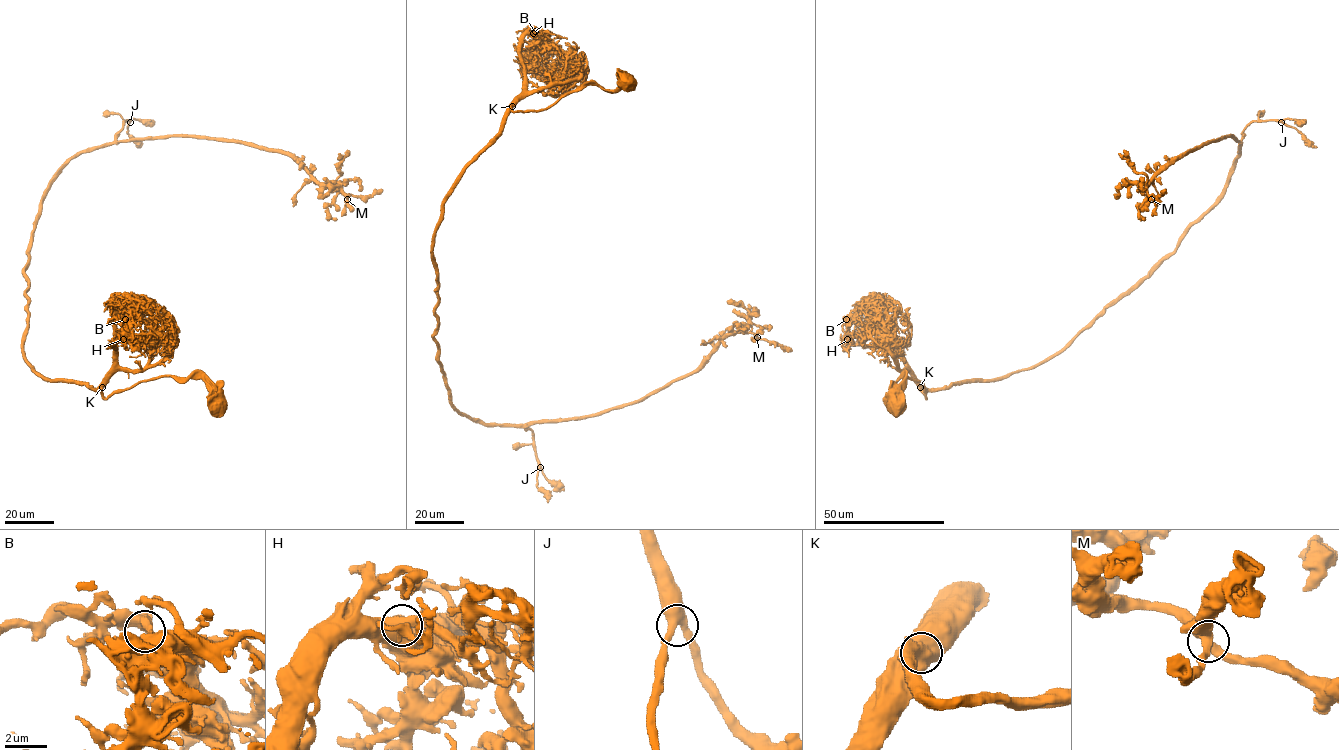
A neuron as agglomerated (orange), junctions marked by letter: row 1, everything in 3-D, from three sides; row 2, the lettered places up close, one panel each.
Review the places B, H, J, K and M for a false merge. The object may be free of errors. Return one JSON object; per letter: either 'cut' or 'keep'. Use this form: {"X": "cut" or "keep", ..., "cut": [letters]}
{"B": "keep", "H": "keep", "J": "keep", "K": "keep", "M": "keep", "cut": []}

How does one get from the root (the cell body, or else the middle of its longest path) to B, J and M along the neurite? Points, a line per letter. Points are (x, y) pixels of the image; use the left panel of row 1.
B: (216, 405), (201, 378), (151, 378), (105, 398), (110, 345), (125, 319)
J: (216, 405), (201, 378), (151, 378), (105, 398), (25, 359), (24, 268), (41, 197), (70, 159), (130, 122)
M: (216, 405), (201, 378), (105, 398), (25, 361), (50, 180), (104, 144), (201, 136), (282, 150), (347, 199)

